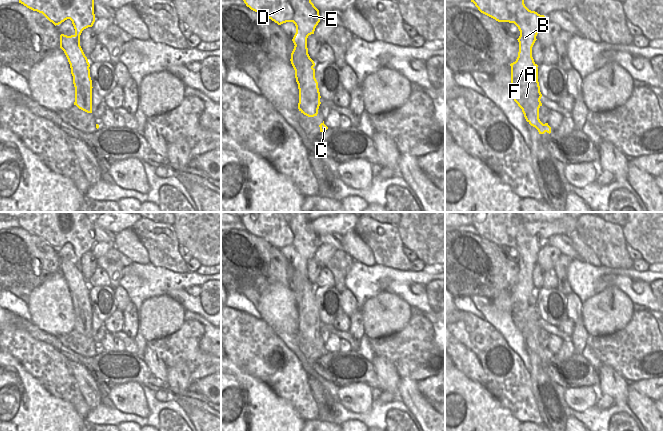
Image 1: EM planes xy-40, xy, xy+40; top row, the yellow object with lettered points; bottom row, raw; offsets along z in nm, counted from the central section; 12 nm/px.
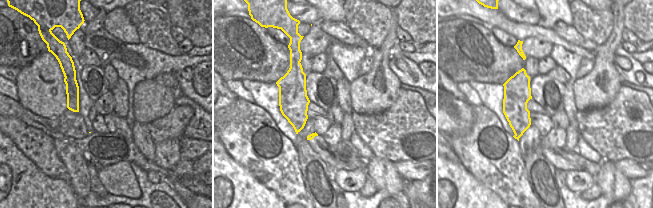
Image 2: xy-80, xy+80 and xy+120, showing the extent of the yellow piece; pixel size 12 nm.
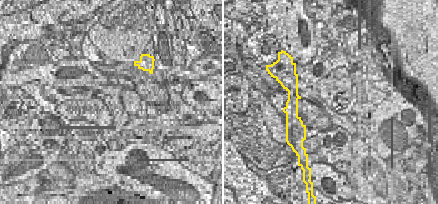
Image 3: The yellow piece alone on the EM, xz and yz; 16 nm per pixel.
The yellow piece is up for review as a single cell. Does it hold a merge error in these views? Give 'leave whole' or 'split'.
split

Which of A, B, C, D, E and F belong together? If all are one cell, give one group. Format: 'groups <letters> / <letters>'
groups A C F / B D E

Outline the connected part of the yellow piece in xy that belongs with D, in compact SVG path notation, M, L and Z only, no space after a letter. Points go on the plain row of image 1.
M247 212L240 218L244 227L251 234L265 239L278 249L286 246L293 246L296 250L296 257L292 263L294 269L300 271L304 282L303 299L299 301L300 329L302 333L316 340L316 329L307 324L307 313L303 307L304 297L315 290L310 282L307 272L307 262L314 258L315 252L320 246L319 234L311 226L311 221L302 212Z

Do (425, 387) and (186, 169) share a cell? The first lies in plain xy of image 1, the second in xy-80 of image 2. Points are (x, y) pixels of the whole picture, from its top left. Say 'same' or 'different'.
different

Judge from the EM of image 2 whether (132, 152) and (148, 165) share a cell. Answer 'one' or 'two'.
one

